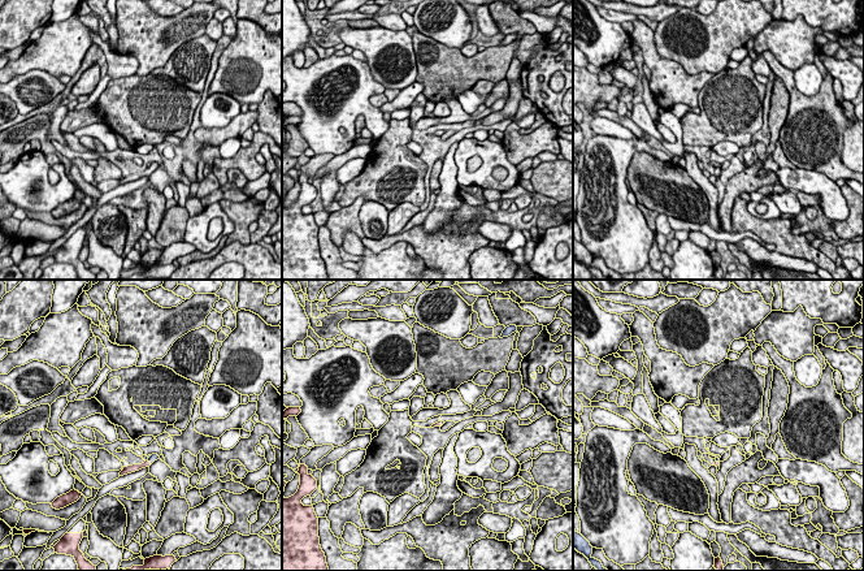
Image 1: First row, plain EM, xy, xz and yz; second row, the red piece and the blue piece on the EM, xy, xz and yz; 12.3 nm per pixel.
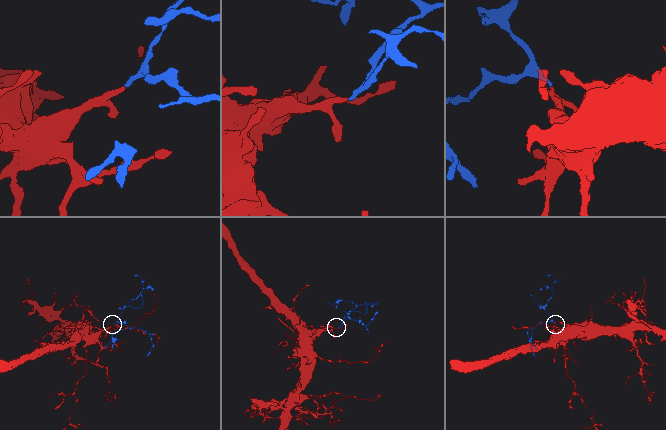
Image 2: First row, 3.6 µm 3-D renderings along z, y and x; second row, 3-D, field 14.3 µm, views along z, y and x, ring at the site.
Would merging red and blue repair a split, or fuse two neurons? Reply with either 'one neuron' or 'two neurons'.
one neuron

